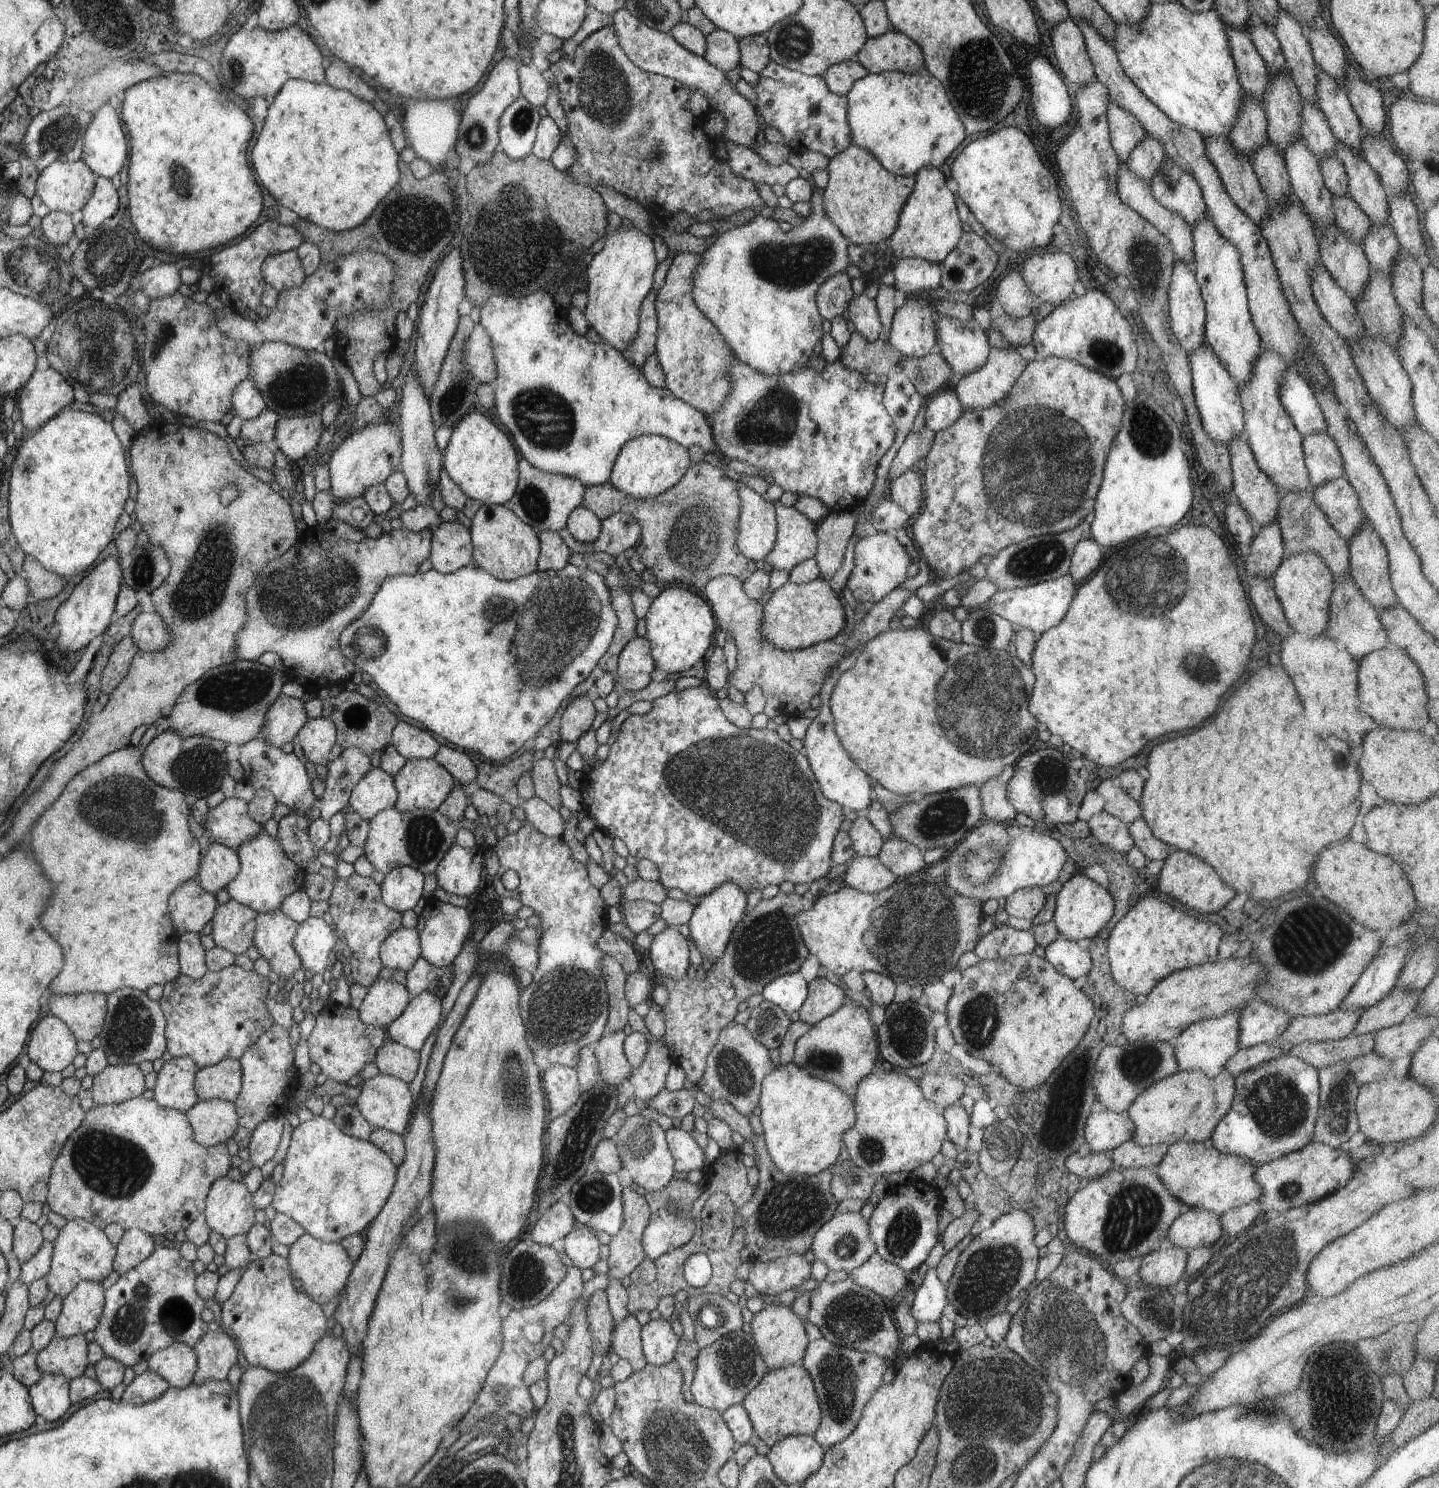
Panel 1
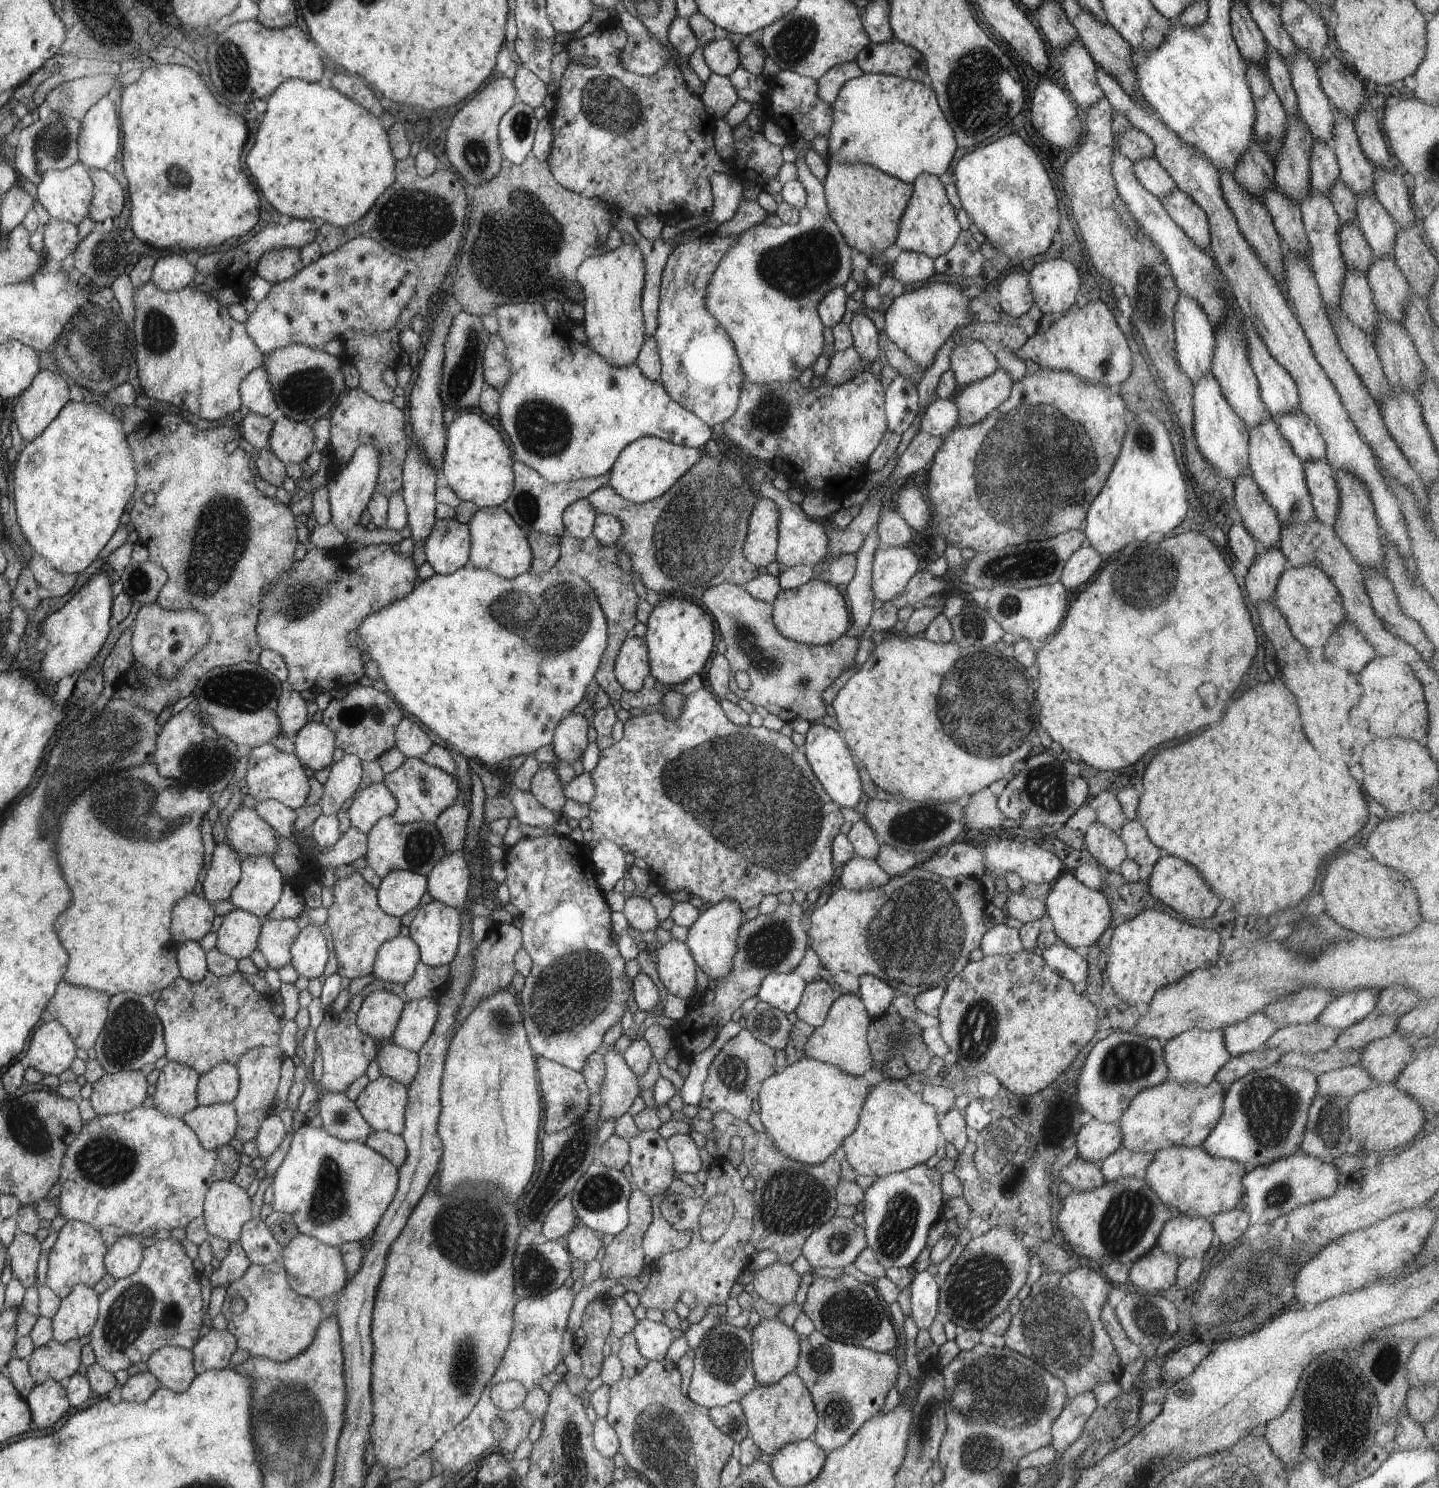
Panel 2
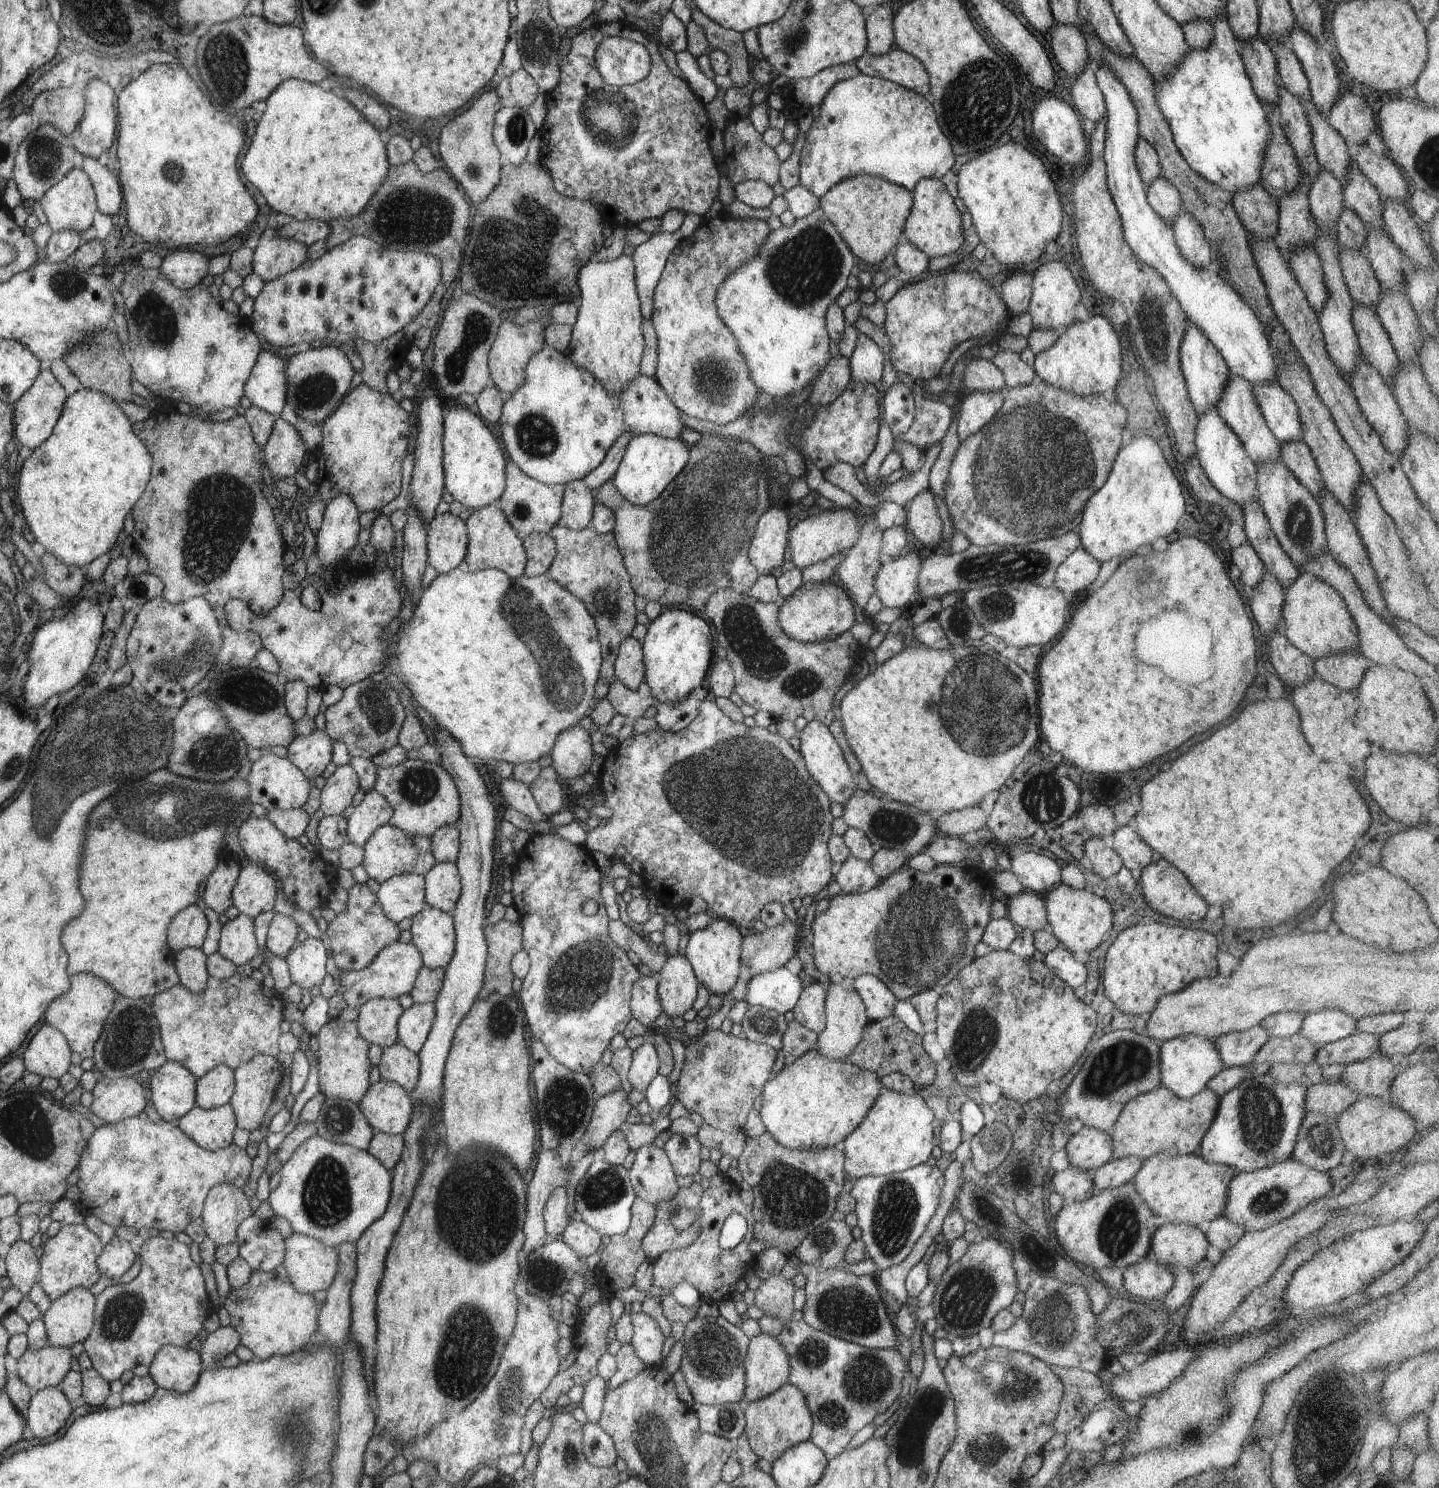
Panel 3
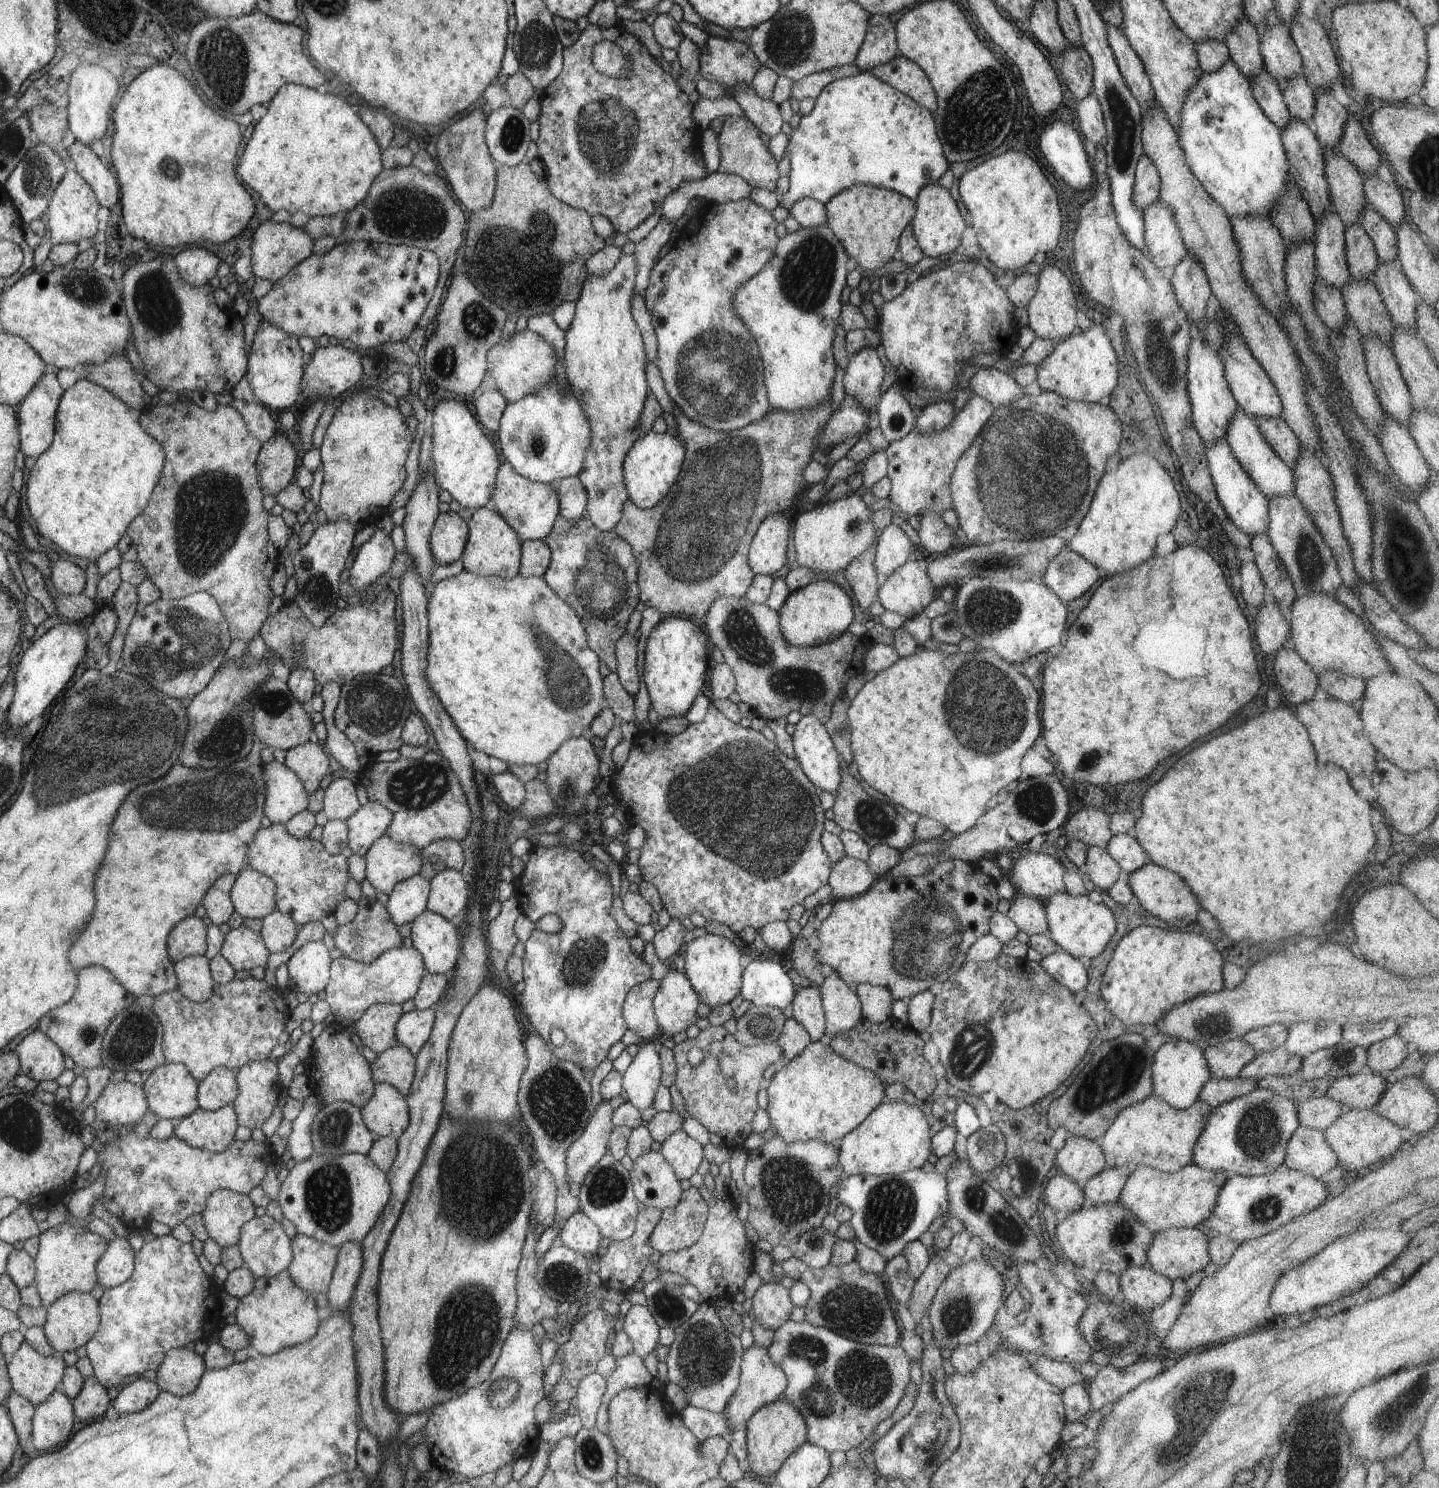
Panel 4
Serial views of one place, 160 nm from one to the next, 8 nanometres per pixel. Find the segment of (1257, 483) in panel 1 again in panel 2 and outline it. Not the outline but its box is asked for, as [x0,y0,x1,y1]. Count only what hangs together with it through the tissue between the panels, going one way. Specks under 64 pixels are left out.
[1233,474,1281,549]

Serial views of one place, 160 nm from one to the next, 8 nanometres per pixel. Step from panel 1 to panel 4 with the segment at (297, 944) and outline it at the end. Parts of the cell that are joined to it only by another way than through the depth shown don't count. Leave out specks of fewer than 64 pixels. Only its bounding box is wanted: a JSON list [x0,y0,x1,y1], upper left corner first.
[285,941,332,995]

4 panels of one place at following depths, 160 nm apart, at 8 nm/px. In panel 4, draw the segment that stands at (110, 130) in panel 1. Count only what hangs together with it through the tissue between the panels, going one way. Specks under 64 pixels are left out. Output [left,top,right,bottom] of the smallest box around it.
[67,64,120,145]

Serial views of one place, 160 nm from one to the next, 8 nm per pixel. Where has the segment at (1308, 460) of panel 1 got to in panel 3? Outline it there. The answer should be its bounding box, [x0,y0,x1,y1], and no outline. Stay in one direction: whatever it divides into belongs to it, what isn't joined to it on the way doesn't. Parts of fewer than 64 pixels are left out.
[1252,384,1304,446]

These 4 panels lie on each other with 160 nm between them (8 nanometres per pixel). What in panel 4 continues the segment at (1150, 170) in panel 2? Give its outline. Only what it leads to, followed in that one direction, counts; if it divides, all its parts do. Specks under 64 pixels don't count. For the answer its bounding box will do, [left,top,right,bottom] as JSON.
[1144,200,1187,268]

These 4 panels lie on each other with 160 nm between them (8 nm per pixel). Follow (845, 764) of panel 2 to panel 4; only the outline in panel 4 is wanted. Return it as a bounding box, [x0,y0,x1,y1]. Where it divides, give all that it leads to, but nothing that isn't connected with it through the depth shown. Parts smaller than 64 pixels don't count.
[793,715,842,792]

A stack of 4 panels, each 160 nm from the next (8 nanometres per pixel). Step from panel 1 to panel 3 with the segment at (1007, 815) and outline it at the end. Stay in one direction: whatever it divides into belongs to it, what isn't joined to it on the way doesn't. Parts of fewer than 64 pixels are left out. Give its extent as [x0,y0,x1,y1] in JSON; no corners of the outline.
[936,804,989,837]

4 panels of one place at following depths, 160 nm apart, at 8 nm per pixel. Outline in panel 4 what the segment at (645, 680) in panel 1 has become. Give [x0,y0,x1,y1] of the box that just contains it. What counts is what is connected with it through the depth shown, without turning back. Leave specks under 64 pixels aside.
[616,633,640,697]

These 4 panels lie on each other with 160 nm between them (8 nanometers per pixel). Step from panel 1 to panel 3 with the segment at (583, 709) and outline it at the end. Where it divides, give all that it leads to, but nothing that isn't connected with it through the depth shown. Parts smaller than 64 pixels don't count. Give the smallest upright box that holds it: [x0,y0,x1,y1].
[552,726,592,784]

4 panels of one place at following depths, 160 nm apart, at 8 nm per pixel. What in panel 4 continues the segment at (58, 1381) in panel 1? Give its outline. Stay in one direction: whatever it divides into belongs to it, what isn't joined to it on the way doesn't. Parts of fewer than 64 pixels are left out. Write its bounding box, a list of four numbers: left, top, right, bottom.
[32,1390,76,1451]

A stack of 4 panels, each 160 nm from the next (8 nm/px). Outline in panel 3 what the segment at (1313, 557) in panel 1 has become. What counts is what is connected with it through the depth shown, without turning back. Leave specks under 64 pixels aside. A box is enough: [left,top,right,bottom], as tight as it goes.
[1281,573,1358,661]

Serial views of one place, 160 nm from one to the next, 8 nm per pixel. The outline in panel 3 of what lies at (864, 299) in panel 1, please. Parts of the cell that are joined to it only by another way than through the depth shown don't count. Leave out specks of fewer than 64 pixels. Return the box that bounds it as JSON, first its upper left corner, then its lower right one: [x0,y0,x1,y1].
[849,332,884,386]

